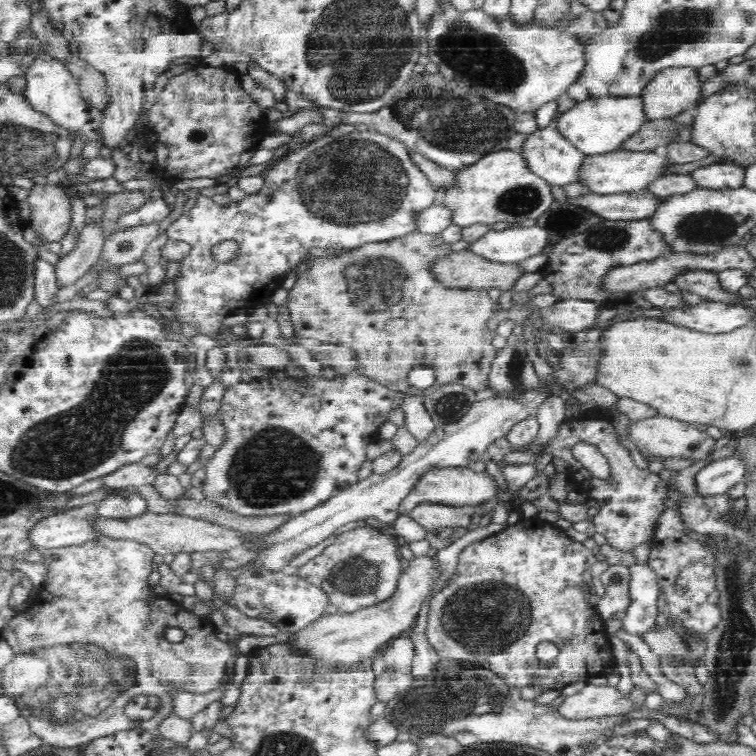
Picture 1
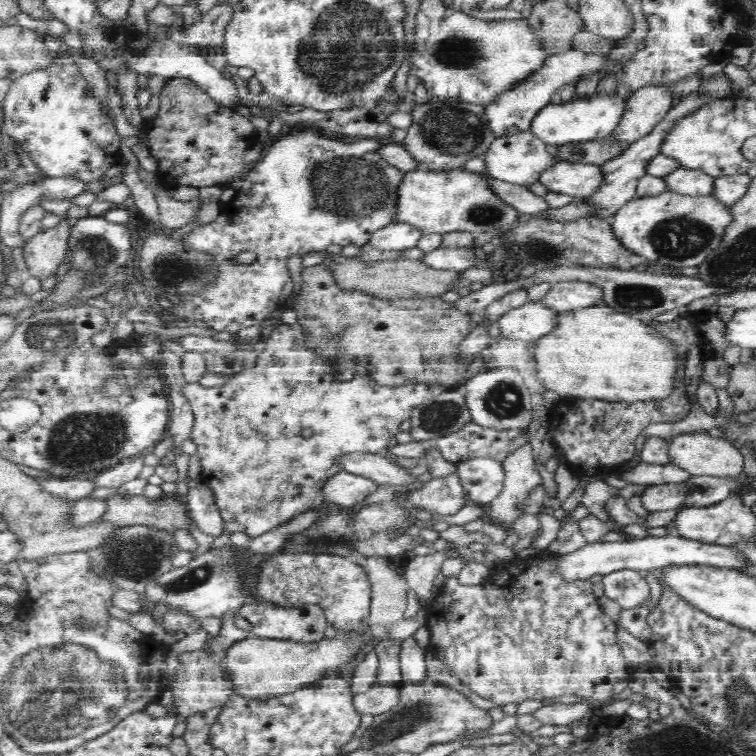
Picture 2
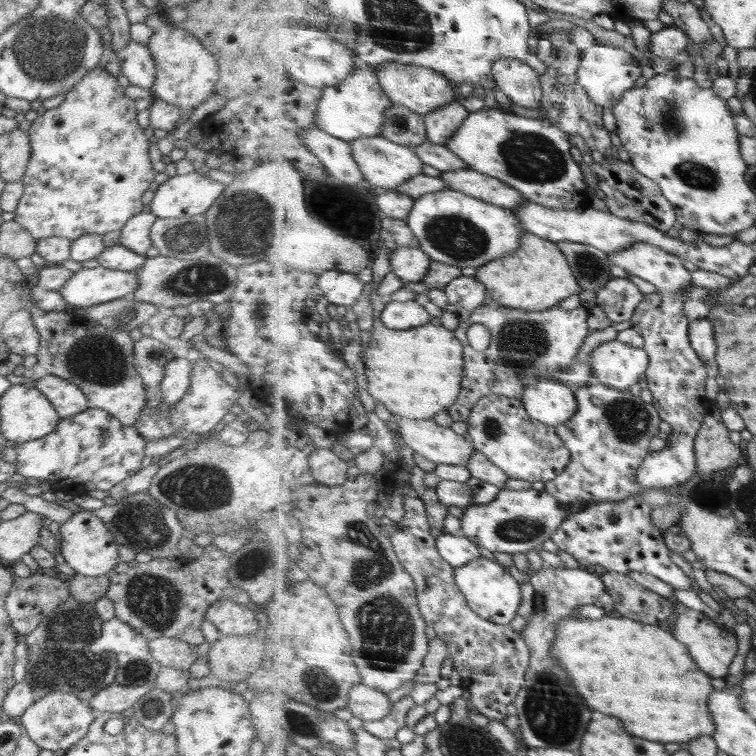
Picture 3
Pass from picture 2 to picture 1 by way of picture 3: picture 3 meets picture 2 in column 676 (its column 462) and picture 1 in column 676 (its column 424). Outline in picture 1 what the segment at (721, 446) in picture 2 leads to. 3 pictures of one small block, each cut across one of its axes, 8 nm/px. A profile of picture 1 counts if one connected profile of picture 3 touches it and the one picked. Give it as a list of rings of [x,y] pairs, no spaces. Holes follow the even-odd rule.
[[[660,414],[630,420],[627,438],[641,451],[649,452],[661,458],[672,456],[685,459],[700,459],[708,456],[712,450],[716,449],[715,440],[707,432],[698,430],[695,425]]]

